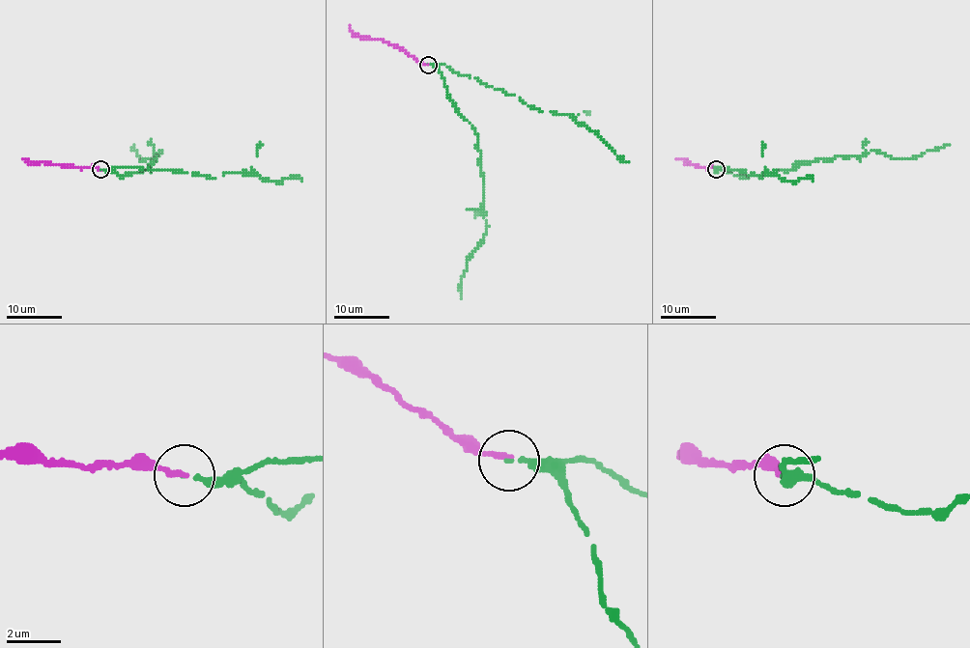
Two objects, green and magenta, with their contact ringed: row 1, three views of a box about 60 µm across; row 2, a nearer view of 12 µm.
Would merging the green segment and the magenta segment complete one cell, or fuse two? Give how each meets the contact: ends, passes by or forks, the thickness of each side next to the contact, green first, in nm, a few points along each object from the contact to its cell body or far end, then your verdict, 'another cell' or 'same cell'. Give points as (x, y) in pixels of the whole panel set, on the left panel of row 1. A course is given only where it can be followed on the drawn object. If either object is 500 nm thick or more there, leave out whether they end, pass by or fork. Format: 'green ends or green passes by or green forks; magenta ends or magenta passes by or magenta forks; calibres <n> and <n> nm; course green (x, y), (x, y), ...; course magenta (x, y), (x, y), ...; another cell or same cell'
green ends; magenta ends; calibres 200 and 220 nm; course green (101, 169), (111, 171), (120, 178), (152, 169), (158, 151), (149, 159), (139, 158), (133, 144); course magenta (101, 169), (27, 162), (21, 158); same cell

